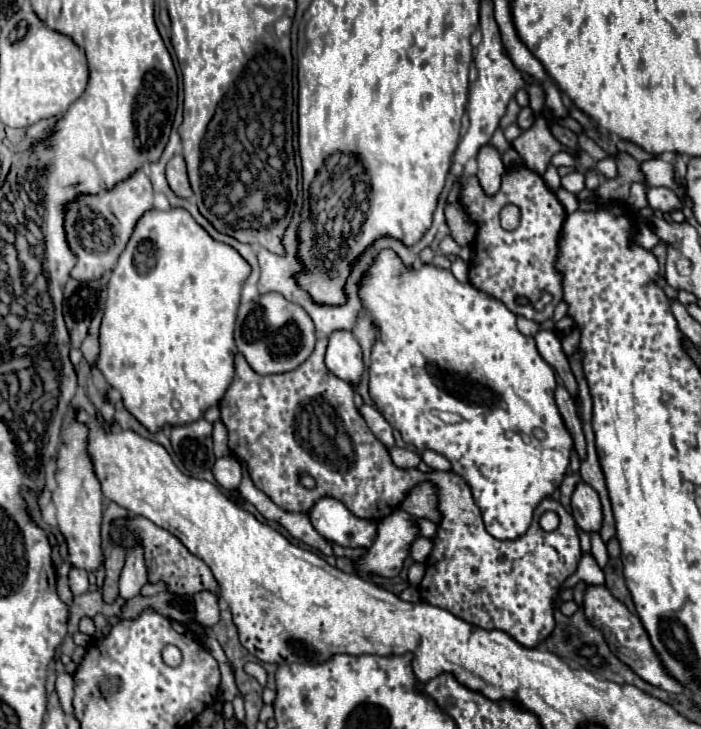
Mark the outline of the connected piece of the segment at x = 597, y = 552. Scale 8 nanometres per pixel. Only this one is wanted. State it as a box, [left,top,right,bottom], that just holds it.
[592,534,608,568]

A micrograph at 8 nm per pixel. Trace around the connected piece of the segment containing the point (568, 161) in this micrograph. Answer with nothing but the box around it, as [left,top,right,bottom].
[551,151,576,167]

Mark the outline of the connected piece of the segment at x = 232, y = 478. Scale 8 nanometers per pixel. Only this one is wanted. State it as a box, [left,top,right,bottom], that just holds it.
[214,460,240,490]

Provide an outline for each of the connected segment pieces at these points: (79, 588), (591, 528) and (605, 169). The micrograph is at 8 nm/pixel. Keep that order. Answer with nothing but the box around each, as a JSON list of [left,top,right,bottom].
[[70,568,88,596],[572,484,602,534],[598,158,616,178]]

